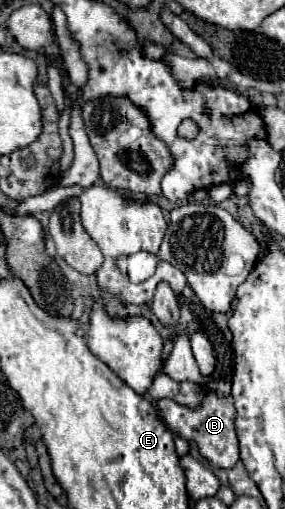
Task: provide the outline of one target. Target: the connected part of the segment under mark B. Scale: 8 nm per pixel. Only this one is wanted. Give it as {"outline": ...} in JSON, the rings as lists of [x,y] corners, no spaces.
{"outline":[[[207,393],[199,409],[189,409],[169,399],[161,399],[159,403],[155,403],[155,407],[159,409],[159,415],[167,423],[167,427],[189,443],[195,443],[199,447],[199,453],[209,459],[213,467],[227,469],[239,461],[239,439],[235,433],[237,409],[231,397],[217,397],[215,393]]]}

